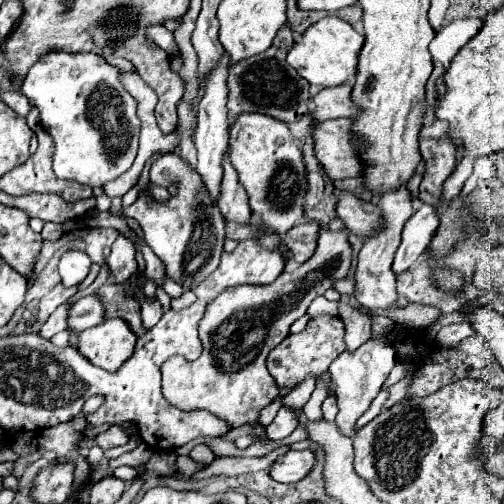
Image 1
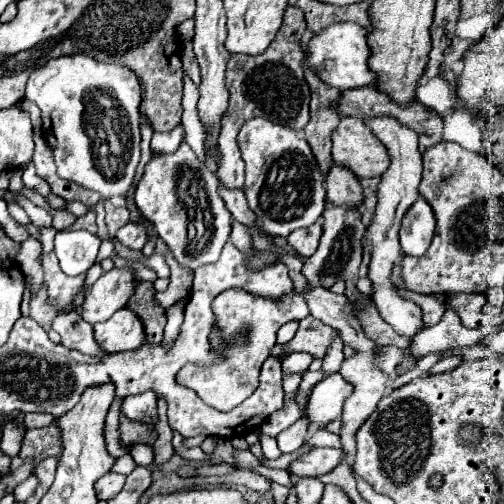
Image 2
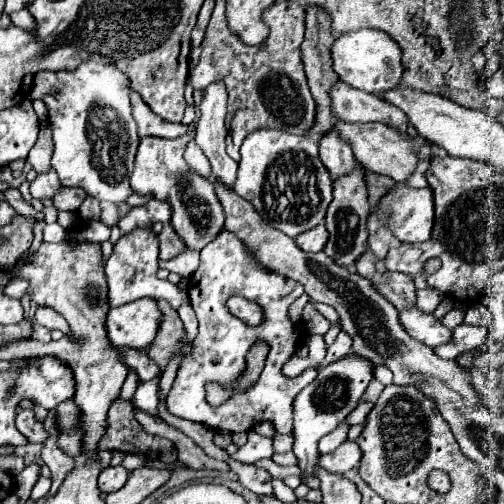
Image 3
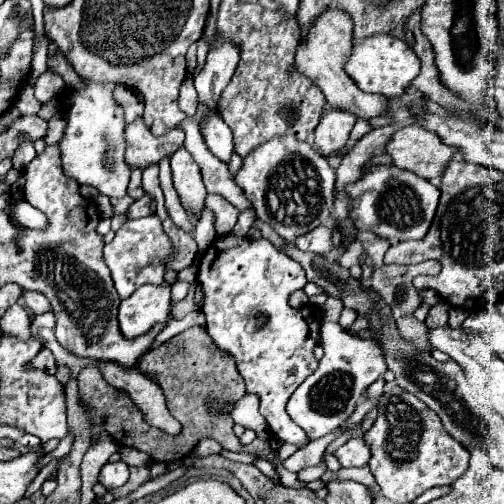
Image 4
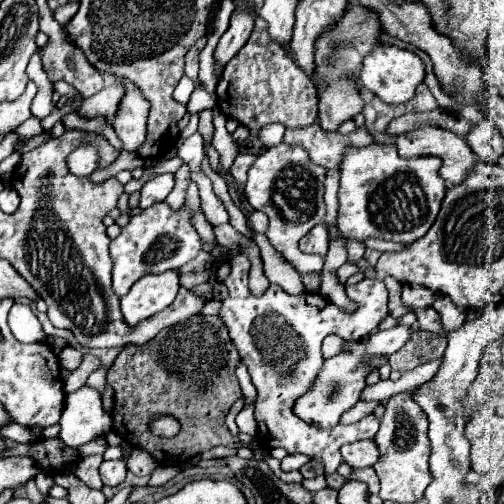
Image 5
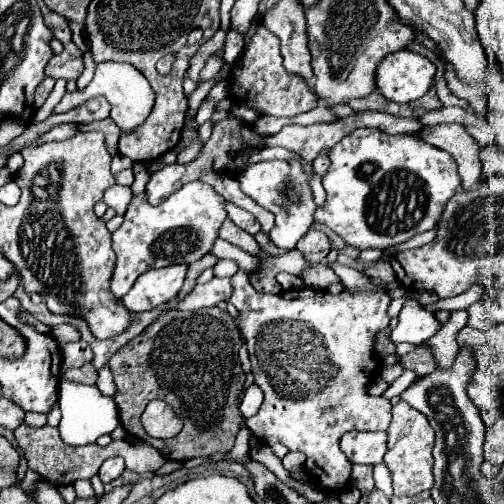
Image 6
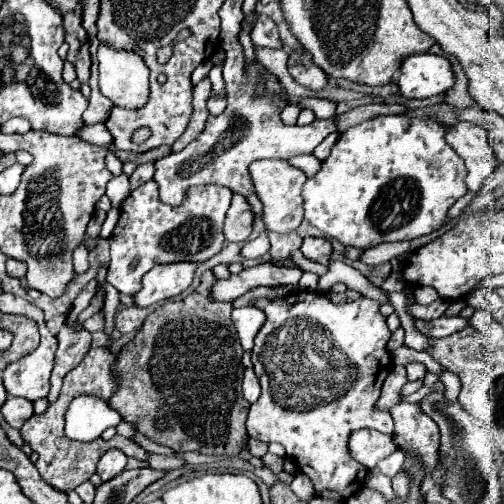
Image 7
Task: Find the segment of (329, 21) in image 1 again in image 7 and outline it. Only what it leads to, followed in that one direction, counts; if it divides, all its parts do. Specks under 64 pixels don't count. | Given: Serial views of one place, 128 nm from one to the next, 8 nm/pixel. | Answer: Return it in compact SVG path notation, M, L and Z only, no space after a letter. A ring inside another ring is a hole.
M416 54L404 60L398 86L406 98L430 98L448 92L454 84L454 70L448 58Z

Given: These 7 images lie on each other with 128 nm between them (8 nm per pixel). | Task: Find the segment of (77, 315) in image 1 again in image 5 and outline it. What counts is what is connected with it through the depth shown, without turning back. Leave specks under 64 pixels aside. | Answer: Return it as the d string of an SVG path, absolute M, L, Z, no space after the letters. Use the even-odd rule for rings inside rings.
M190 180L188 190L186 190L184 208L172 210L166 202L158 202L130 218L128 226L122 228L120 236L116 236L110 242L110 254L114 260L112 290L116 296L122 298L124 294L128 294L130 286L144 274L162 274L166 270L178 270L180 266L196 258L196 254L202 250L202 240L192 224L194 212L200 214L202 208L200 208L198 186L196 182Z

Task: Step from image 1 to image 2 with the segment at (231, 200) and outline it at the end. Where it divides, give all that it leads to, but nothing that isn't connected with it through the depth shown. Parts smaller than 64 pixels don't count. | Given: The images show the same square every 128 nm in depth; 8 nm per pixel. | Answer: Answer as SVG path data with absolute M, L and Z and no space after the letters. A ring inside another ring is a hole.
M290 6L284 12L284 20L278 30L278 36L272 40L272 44L266 48L264 54L260 56L230 54L228 56L226 88L230 92L230 104L222 116L222 130L218 136L218 148L222 152L222 162L216 172L218 178L224 180L228 188L242 188L244 184L244 160L236 144L236 136L244 122L258 118L258 116L268 116L272 122L300 132L310 120L308 116L310 90L308 90L308 84L302 72L304 50L300 46L304 32L306 32L304 12L300 12L300 8L296 6Z

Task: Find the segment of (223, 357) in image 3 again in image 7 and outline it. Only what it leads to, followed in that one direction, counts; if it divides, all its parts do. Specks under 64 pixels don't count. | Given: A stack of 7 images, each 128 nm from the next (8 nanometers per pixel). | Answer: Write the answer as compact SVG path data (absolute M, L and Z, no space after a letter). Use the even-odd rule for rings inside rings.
M292 292L284 300L258 300L258 308L266 312L266 324L256 336L252 350L252 364L262 386L260 398L248 412L248 436L254 440L280 440L286 454L296 460L300 472L304 472L316 490L318 498L346 502L362 482L368 478L368 468L352 460L348 452L348 436L360 428L376 428L380 432L392 432L394 422L388 412L376 408L380 388L386 374L382 372L382 358L390 356L386 344L390 330L386 318L380 314L380 304L370 298L360 298L350 304L332 304L322 292Z

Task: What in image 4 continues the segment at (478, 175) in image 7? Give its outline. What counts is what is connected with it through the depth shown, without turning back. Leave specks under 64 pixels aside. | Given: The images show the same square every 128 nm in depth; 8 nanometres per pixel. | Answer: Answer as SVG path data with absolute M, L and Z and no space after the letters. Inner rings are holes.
M420 124L404 126L390 138L386 152L398 168L406 168L428 180L438 180L444 168L458 152L454 146L444 144L436 132L426 130Z

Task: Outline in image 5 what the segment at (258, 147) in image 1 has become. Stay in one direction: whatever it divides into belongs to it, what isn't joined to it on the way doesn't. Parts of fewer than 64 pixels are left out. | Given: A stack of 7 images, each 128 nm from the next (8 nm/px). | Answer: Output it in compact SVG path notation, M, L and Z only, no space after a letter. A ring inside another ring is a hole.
M278 144L268 148L248 170L248 180L246 180L246 200L252 208L262 210L270 218L270 228L266 230L266 236L270 244L282 252L282 256L300 272L322 272L324 258L322 256L312 256L304 254L298 248L298 242L302 236L306 236L316 224L324 222L326 206L322 200L324 194L324 176L326 168L316 166L310 162L308 154L298 148L298 146L288 146L288 144Z

